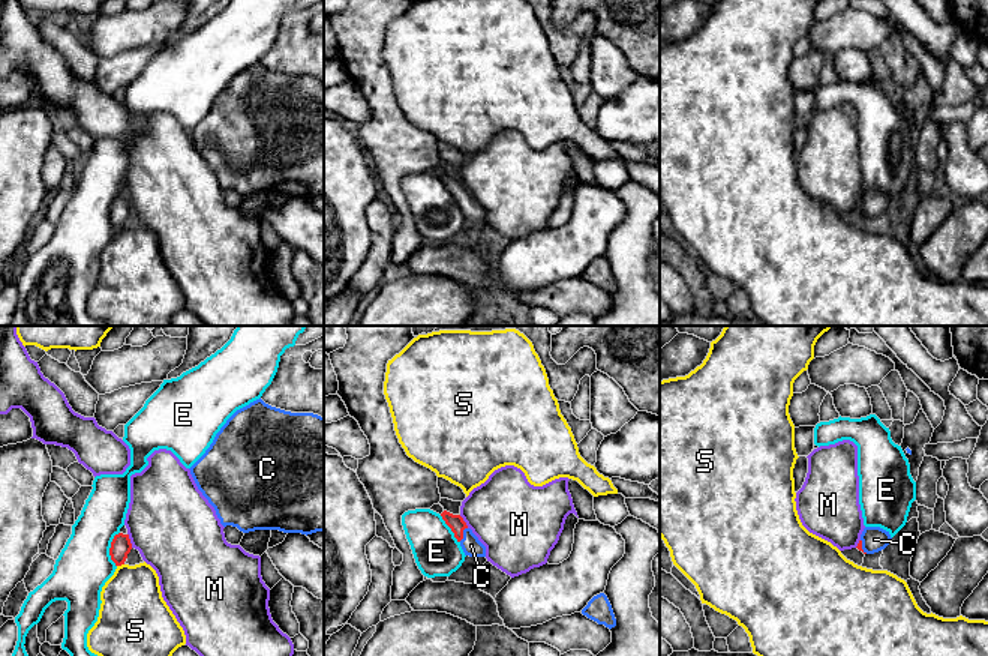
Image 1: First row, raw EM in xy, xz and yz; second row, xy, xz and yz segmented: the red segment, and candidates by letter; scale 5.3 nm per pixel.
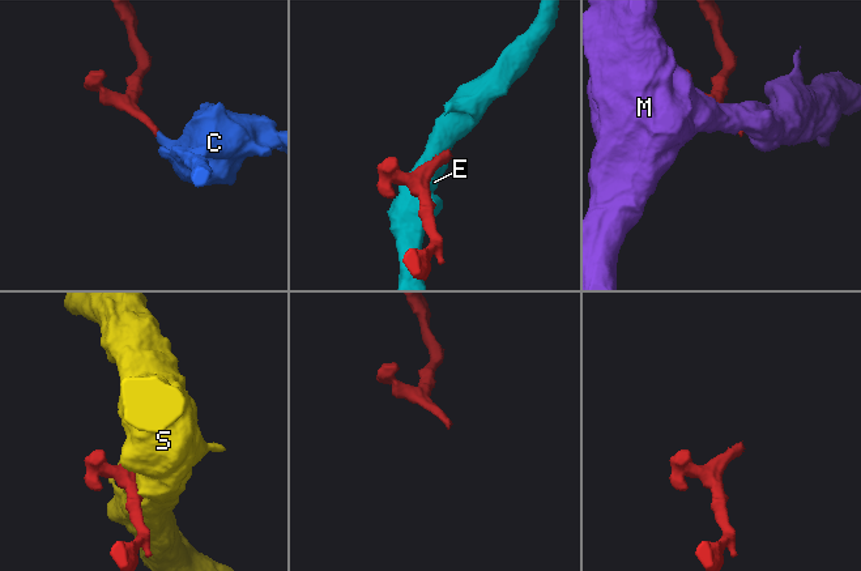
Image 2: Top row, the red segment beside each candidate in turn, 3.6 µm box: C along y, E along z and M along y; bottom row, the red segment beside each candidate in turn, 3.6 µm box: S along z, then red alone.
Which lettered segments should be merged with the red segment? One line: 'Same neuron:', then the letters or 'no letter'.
Same neuron: C

